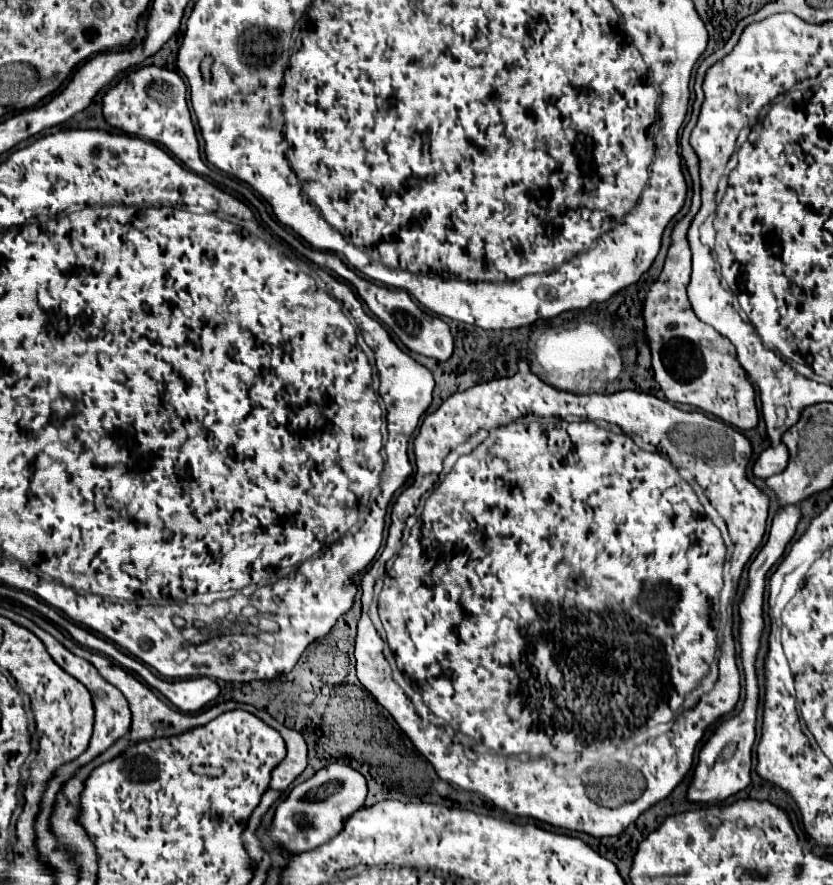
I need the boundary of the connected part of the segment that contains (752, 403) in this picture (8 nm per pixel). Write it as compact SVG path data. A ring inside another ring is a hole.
M694 163L694 171L690 171L690 175L694 179L694 197L690 211L686 213L686 217L682 217L682 221L676 223L664 269L644 299L646 337L652 345L654 379L660 383L668 401L694 405L704 413L710 413L746 431L758 425L754 385L748 373L744 373L742 365L736 361L736 353L732 353L730 341L720 337L716 329L708 327L694 315L686 295L692 253L686 235L694 215L700 209L700 163Z

